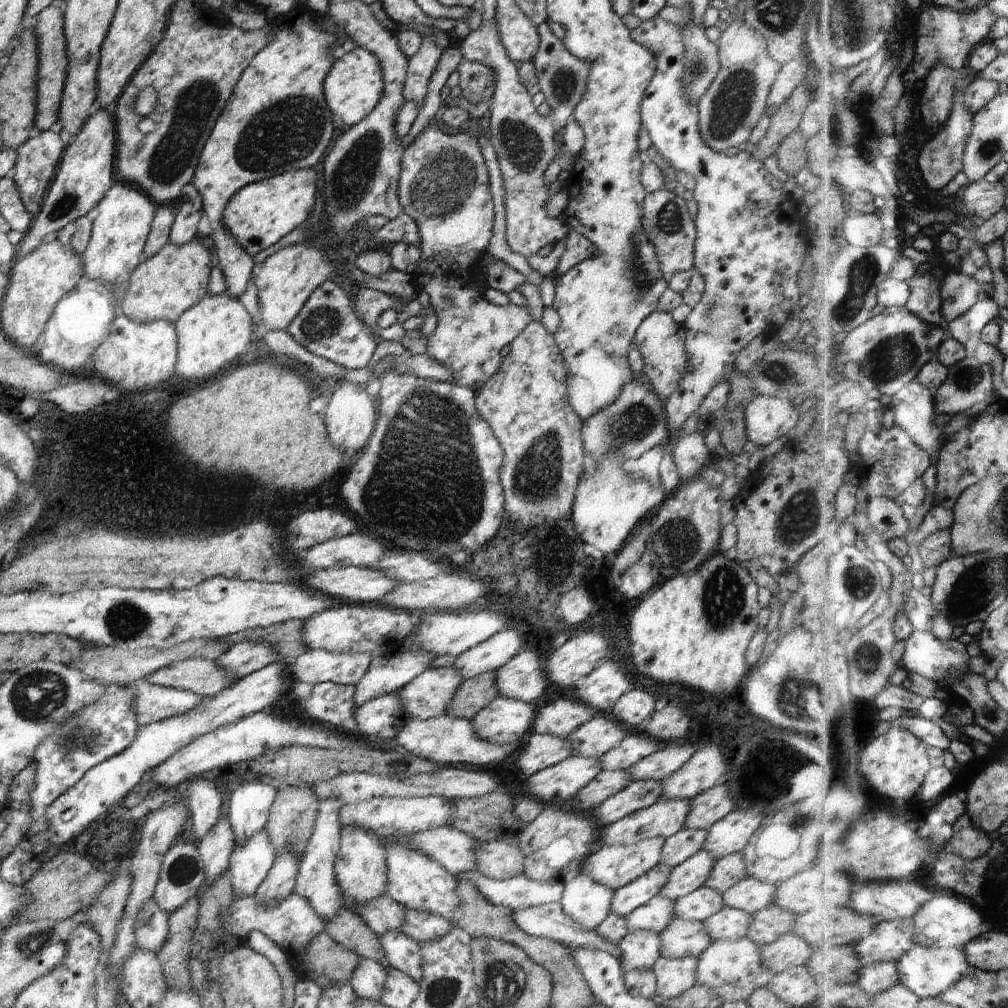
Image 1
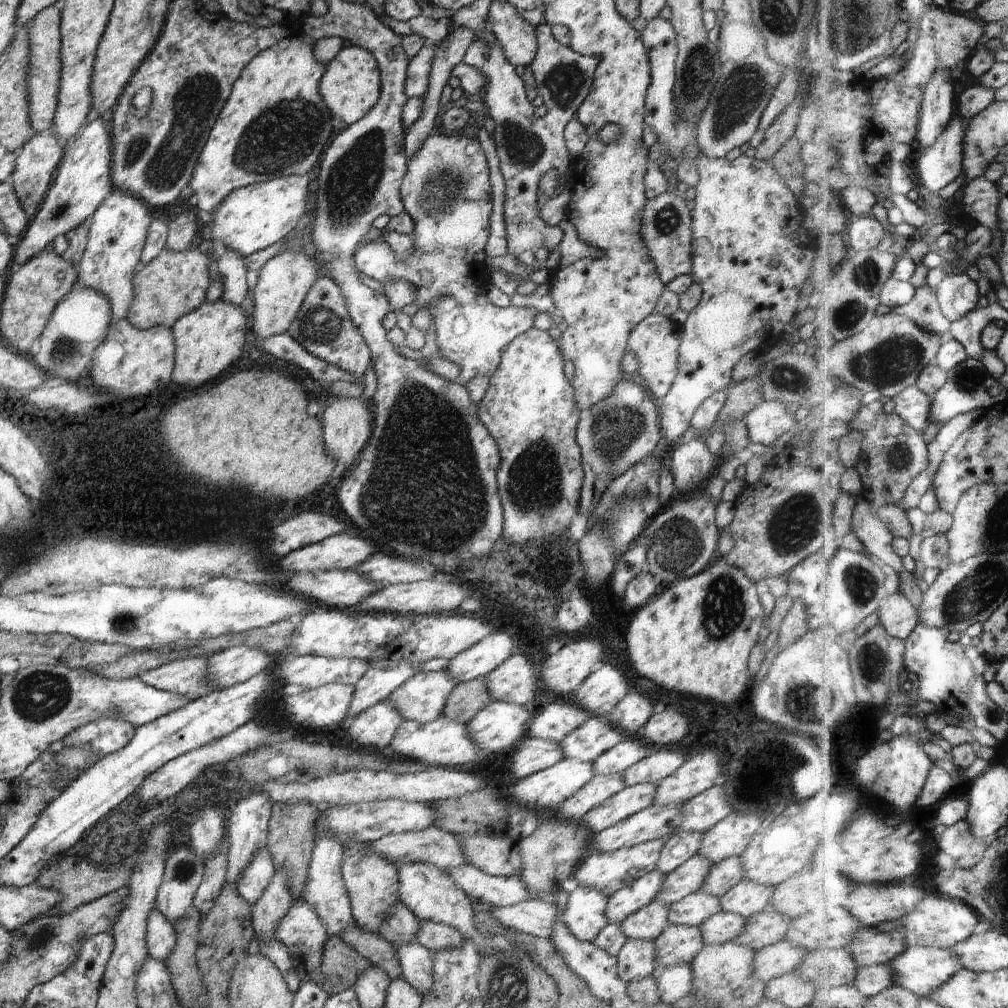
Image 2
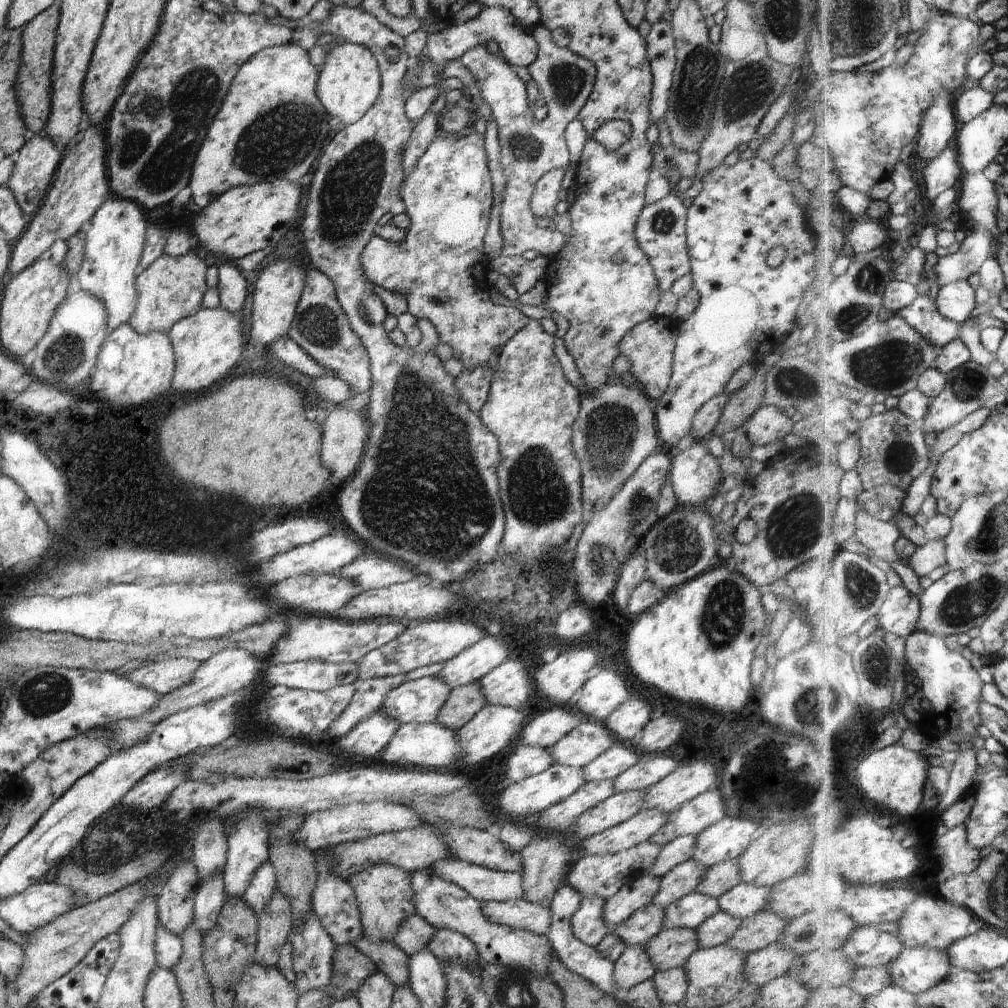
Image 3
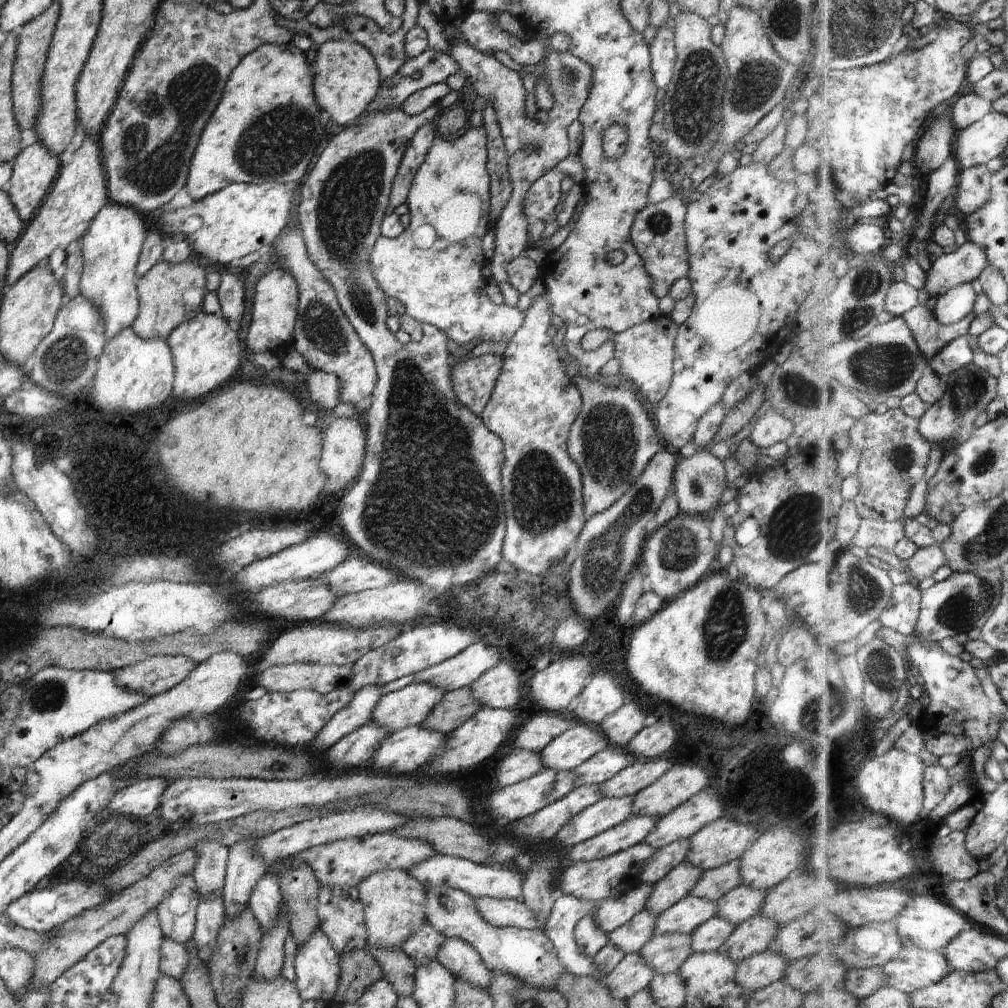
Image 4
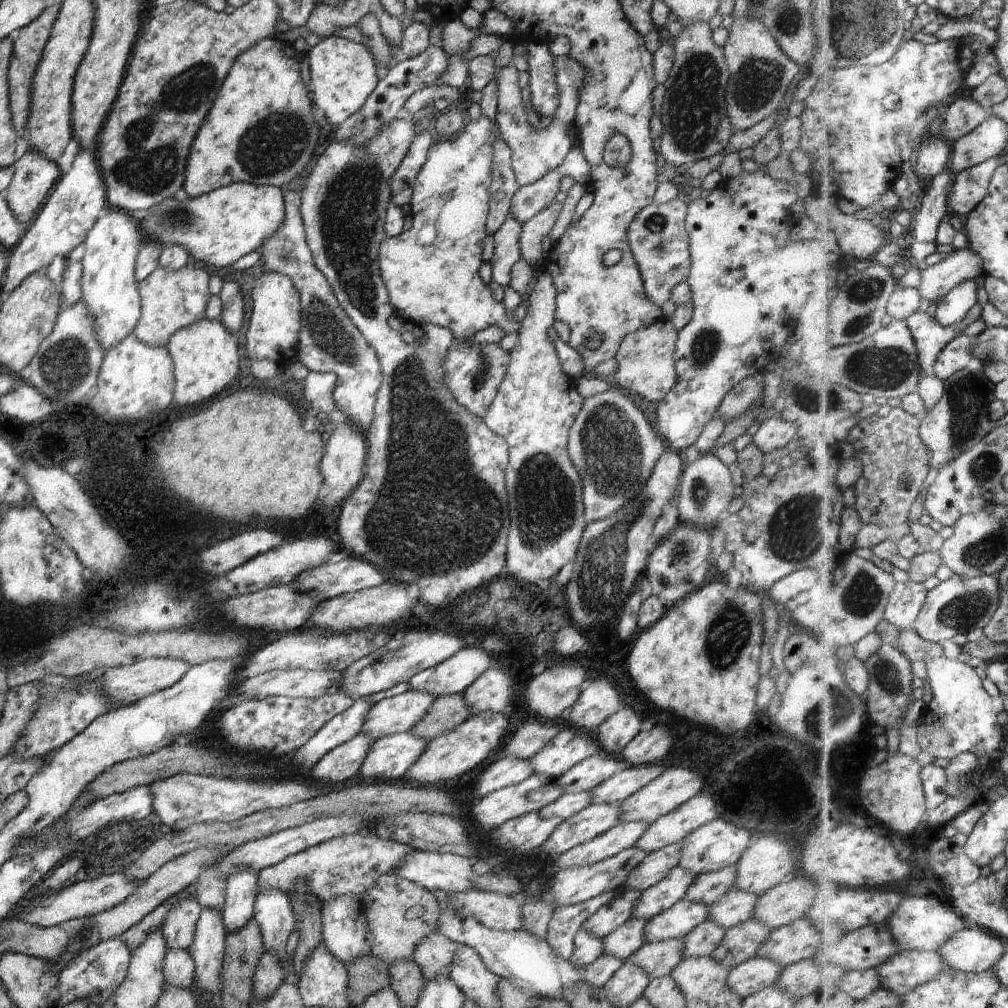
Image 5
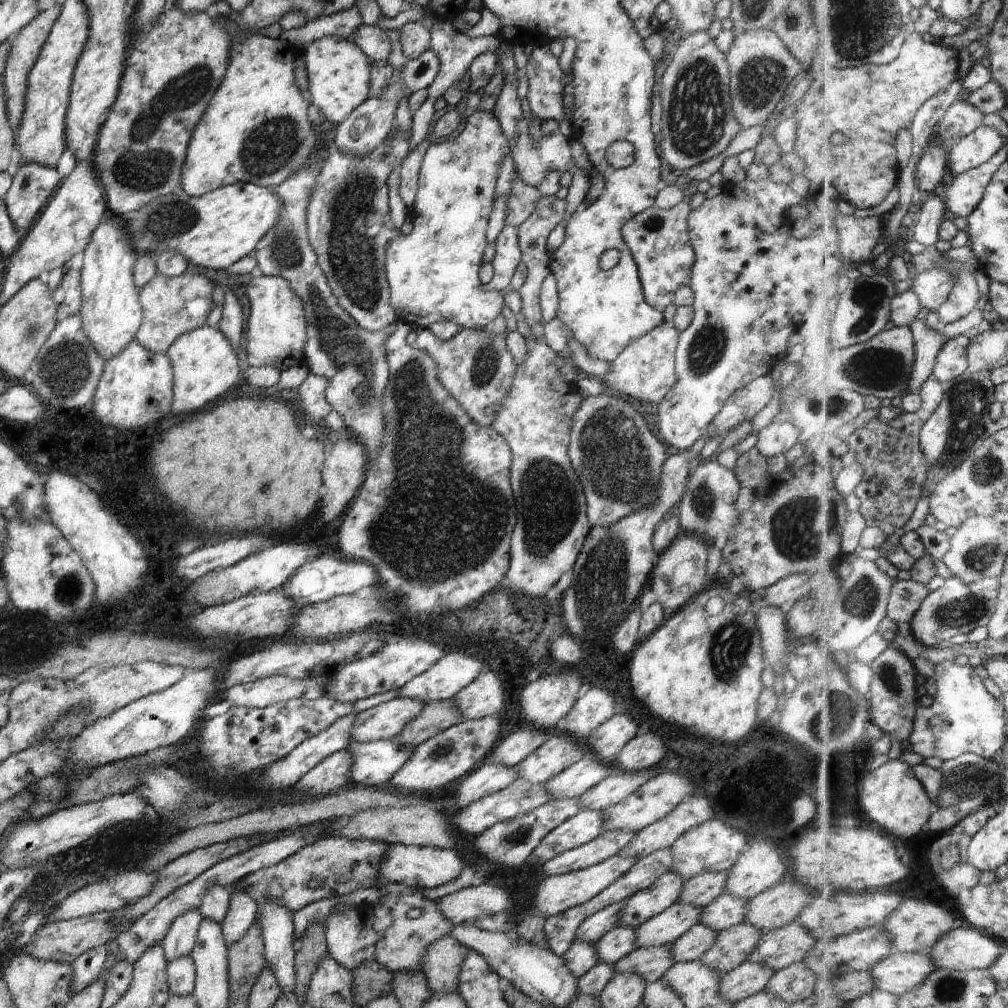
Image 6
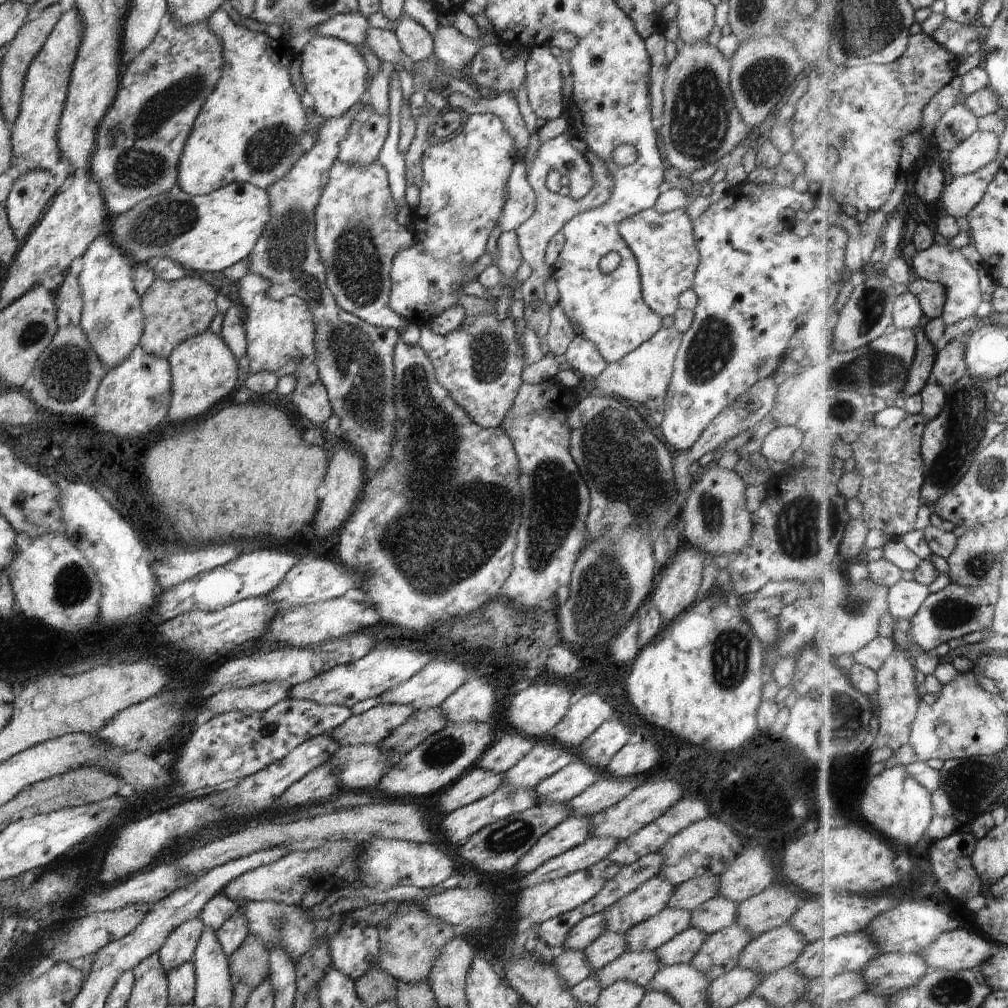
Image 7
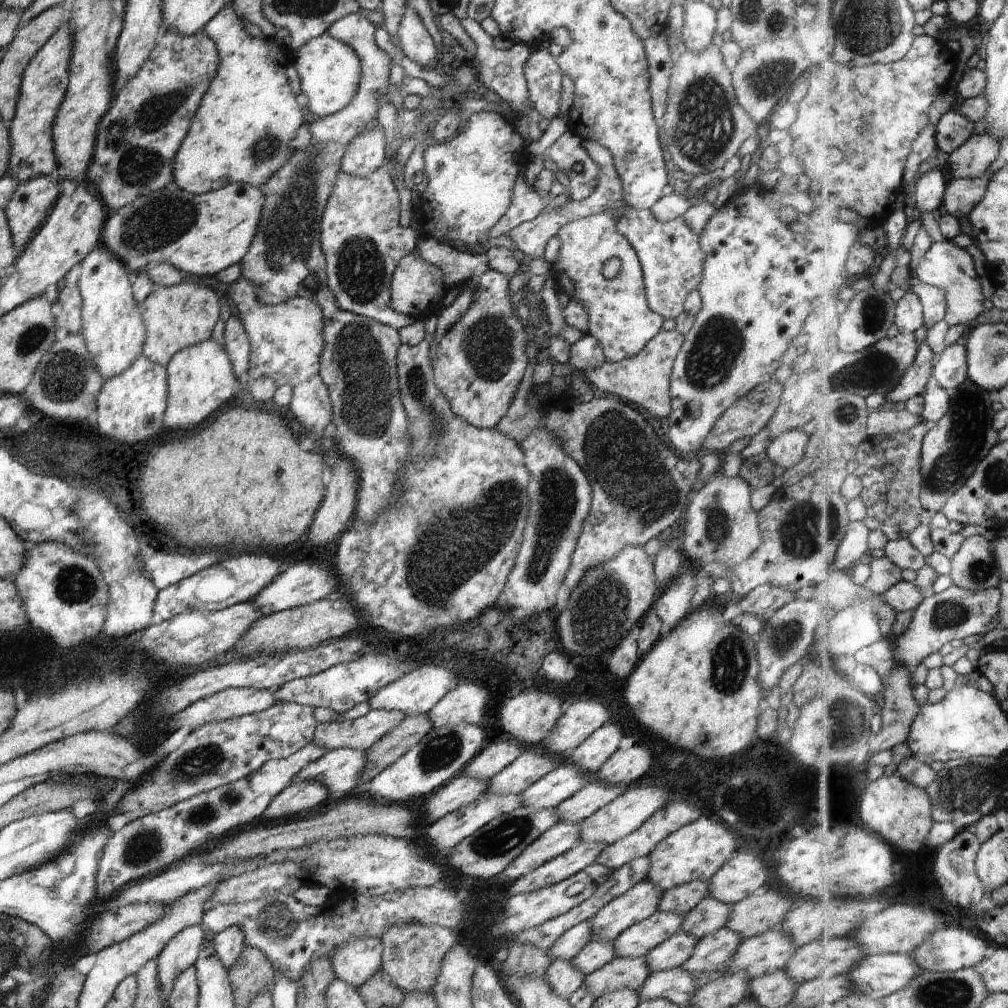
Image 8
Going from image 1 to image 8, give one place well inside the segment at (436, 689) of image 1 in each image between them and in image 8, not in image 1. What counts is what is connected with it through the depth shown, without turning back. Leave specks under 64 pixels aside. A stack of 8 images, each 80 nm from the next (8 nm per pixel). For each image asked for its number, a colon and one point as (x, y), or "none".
2: (421, 698)
3: (418, 701)
4: (410, 706)
5: (397, 715)
6: (383, 722)
7: (369, 728)
8: (360, 734)

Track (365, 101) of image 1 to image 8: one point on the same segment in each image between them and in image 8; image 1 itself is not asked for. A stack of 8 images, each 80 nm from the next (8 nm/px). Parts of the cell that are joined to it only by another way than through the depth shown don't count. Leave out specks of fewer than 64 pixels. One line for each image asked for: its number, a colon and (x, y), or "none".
2: (350, 87)
3: (349, 82)
4: (346, 79)
5: (342, 73)
6: (338, 71)
7: (334, 72)
8: (329, 70)

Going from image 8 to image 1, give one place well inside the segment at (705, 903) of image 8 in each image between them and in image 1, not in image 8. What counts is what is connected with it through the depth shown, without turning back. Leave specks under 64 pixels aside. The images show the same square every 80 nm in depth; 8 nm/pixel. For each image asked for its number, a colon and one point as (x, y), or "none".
1: (749, 894)
2: (747, 898)
3: (745, 899)
4: (743, 902)
5: (734, 907)
6: (727, 910)
7: (717, 913)

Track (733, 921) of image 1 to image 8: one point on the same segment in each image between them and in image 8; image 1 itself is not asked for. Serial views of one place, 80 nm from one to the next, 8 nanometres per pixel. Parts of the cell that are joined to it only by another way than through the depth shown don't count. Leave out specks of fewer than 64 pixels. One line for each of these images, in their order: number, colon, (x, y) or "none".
2: (724, 927)
3: (714, 931)
4: (709, 937)
5: (700, 941)
6: (690, 946)
7: (681, 949)
8: (672, 953)

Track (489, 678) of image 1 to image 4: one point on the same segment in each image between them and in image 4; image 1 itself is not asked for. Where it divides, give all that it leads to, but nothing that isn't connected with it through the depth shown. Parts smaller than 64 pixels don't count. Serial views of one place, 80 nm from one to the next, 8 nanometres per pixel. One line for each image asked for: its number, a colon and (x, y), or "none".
2: (468, 698)
3: (463, 702)
4: (456, 707)

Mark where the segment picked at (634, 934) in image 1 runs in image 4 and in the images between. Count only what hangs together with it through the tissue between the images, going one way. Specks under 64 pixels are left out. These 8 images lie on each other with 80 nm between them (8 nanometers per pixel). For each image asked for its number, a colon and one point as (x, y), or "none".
2: (636, 959)
3: (633, 967)
4: (632, 974)

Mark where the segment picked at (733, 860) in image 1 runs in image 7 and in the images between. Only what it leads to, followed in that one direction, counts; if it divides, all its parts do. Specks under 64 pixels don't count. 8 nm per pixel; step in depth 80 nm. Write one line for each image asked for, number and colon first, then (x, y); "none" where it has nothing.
2: (727, 873)
3: (718, 879)
4: (713, 884)
5: (706, 888)
6: (700, 890)
7: (690, 895)

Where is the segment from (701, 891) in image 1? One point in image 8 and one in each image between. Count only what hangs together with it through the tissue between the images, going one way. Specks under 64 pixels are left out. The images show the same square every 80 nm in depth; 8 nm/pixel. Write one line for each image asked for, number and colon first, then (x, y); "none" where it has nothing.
2: (693, 909)
3: (692, 910)
4: (690, 913)
5: (676, 922)
6: (663, 929)
7: (647, 936)
8: (635, 942)

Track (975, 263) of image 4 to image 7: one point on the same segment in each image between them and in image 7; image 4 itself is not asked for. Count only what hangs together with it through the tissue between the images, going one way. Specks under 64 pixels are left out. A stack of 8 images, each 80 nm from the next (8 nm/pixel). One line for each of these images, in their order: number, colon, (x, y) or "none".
5: (938, 281)
6: (934, 287)
7: (933, 295)

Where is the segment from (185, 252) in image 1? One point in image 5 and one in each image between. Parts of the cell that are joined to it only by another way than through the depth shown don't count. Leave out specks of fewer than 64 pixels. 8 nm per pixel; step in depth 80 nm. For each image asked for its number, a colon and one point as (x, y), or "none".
2: (172, 285)
3: (171, 288)
4: (170, 294)
5: (170, 300)

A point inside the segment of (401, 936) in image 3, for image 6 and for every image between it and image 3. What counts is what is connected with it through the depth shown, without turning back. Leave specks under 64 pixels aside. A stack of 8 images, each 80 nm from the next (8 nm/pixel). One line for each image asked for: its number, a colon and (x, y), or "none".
4: (422, 946)
5: (434, 954)
6: (442, 963)

